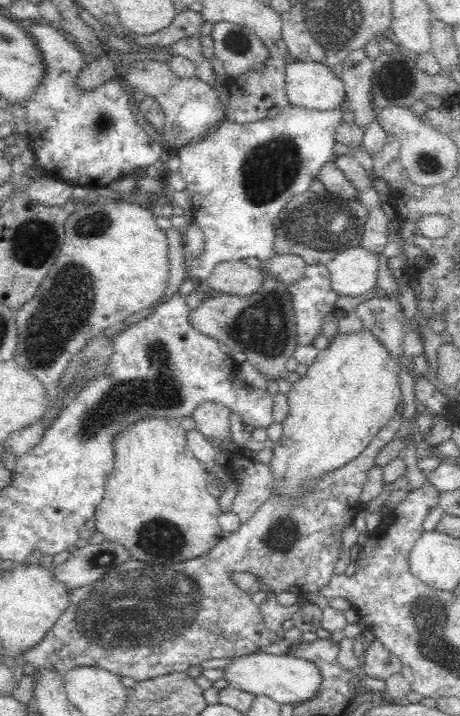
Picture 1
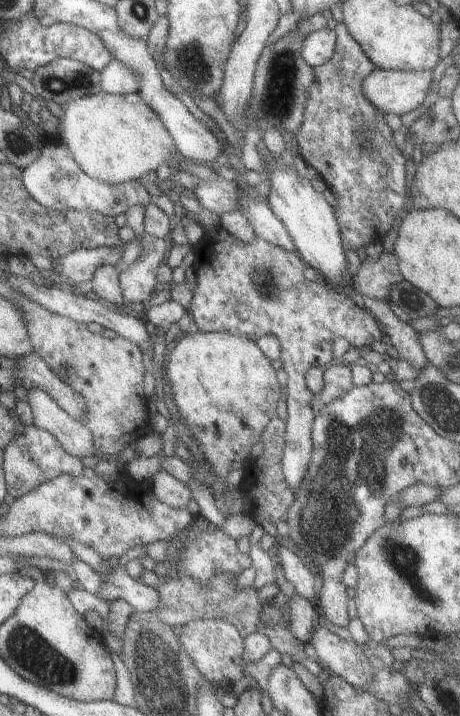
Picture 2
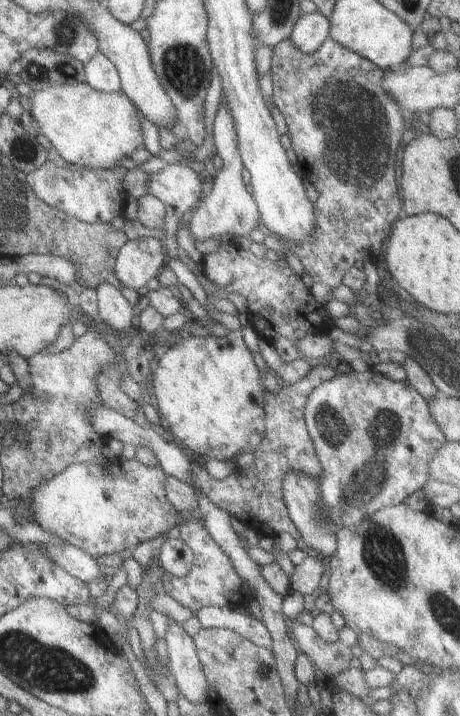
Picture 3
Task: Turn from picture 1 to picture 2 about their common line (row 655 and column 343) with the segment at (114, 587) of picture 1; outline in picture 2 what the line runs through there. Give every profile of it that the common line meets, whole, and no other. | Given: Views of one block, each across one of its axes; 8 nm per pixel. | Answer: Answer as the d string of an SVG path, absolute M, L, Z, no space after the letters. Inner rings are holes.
M338 23L334 29L335 50L329 60L311 67L315 82L307 88L307 100L303 102L303 120L295 132L295 142L299 146L299 155L307 166L311 166L317 176L329 186L335 198L331 210L335 222L339 224L339 234L343 240L343 248L357 250L368 244L381 242L381 238L391 228L393 220L402 209L405 202L405 160L395 148L392 130L383 121L383 113L363 98L361 80L374 69L371 61L363 54L361 47L347 32L343 23Z

